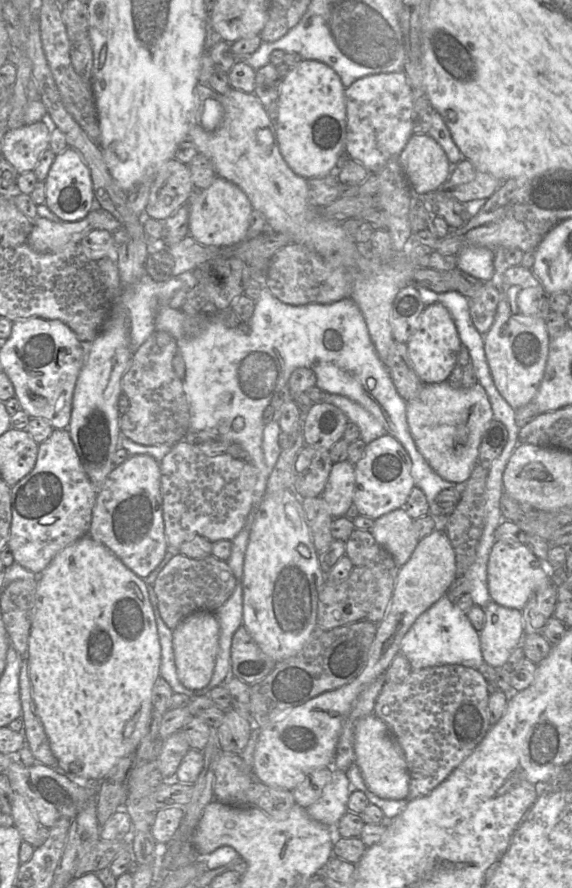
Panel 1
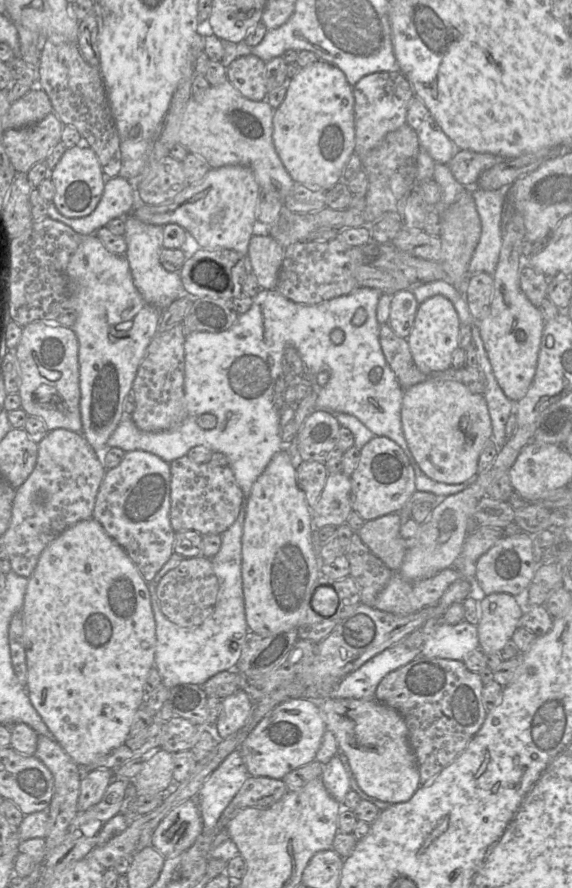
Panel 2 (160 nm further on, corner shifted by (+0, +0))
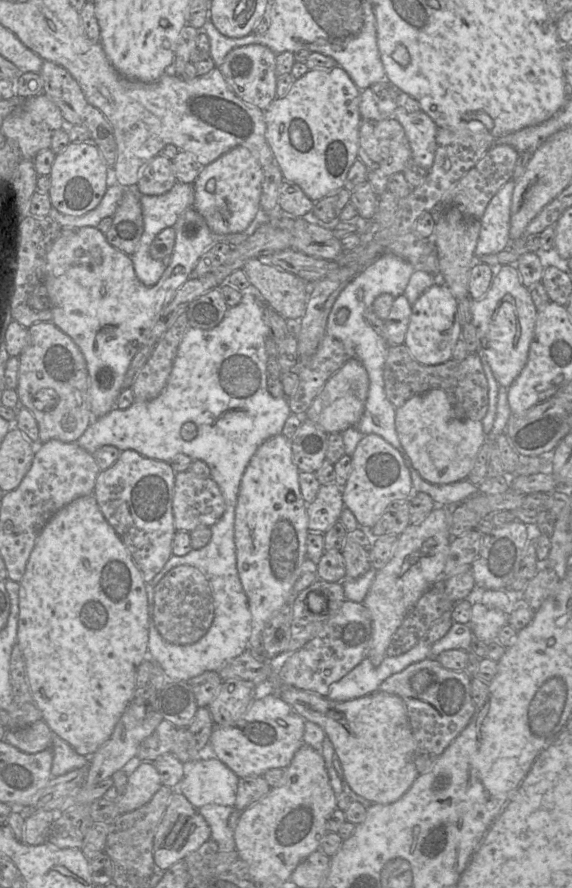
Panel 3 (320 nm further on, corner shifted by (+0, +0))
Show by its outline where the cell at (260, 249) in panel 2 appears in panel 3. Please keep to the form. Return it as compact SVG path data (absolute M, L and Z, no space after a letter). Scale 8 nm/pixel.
M188 207L181 213L174 229L176 240L171 262L159 281L151 287L144 286L138 280L131 257L111 246L105 234L98 228L63 228L47 255L45 286L51 303L52 323L68 335L83 354L89 375L90 409L93 419L100 418L117 407L123 381L133 357L145 345L149 331L180 287L189 279L201 255L218 242L237 246L249 237L245 231L226 235L214 234L204 217L194 207Z

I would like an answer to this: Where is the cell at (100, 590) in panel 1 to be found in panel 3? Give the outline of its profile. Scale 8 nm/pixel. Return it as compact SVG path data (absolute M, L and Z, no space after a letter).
M93 494L88 496L83 496L75 499L68 505L64 506L57 513L55 513L51 519L44 526L42 531L40 532L35 546L30 554L28 559L26 570L23 578L19 582L20 590L19 590L19 620L18 620L18 633L17 633L17 643L20 646L20 649L23 652L26 664L26 673L28 677L28 684L30 687L30 691L33 699L35 700L38 708L42 712L42 719L47 723L52 732L58 735L60 738L65 740L78 754L82 756L92 756L111 736L115 725L118 720L122 716L128 704L135 696L136 691L136 674L139 665L142 661L149 657L148 656L148 640L149 640L149 626L148 626L148 600L147 600L147 592L146 592L146 583L142 577L140 570L137 568L131 555L129 554L127 548L116 534L114 529L110 526L110 524L106 521L103 514L101 513L99 506L97 504L96 498Z

